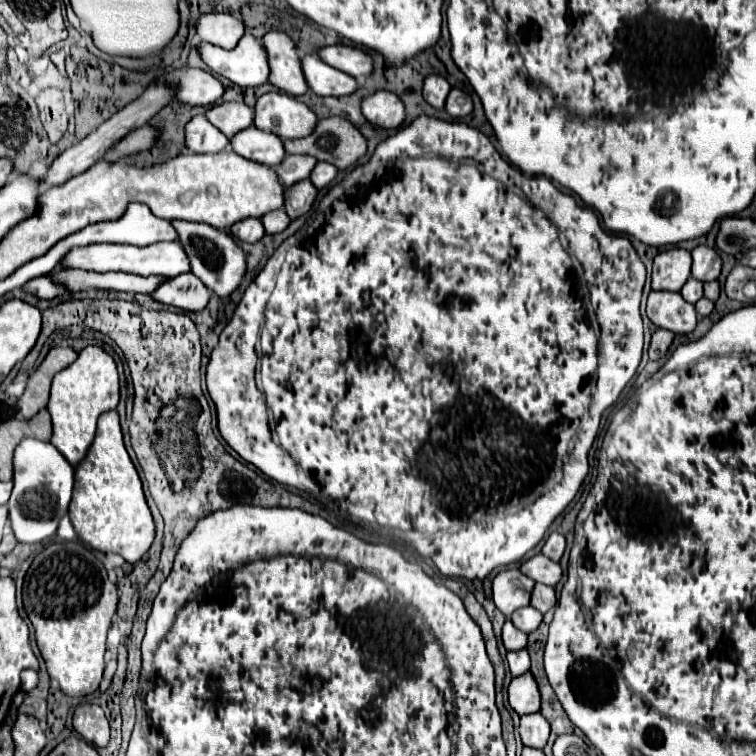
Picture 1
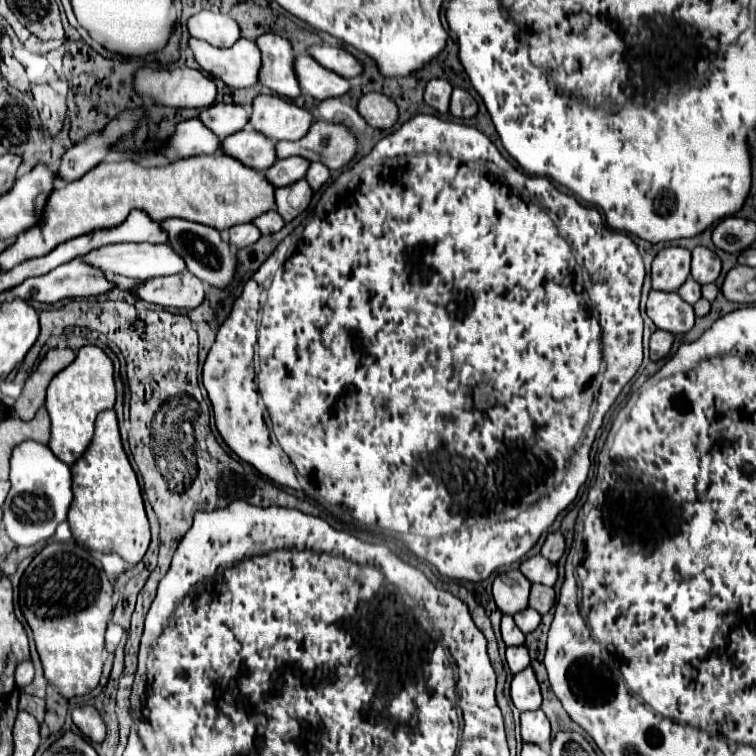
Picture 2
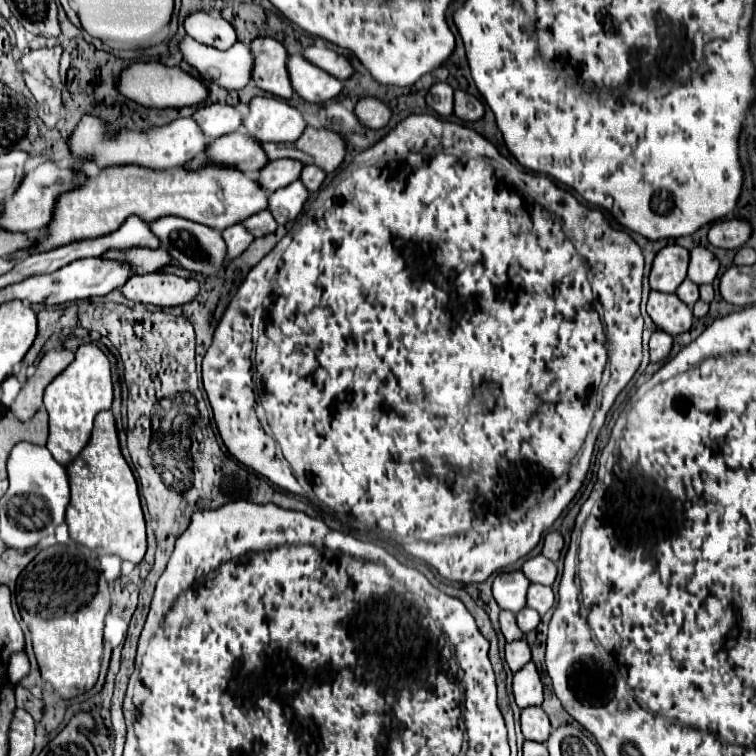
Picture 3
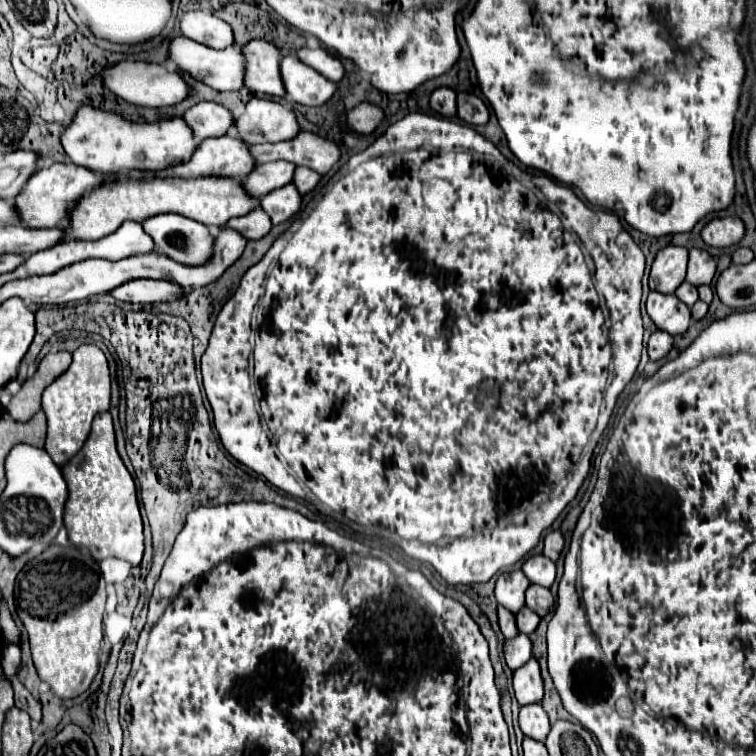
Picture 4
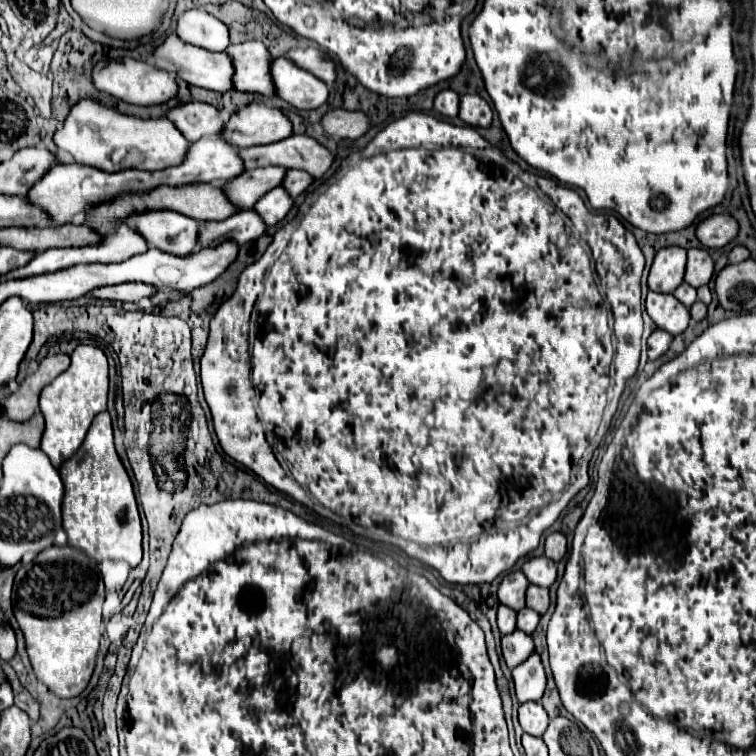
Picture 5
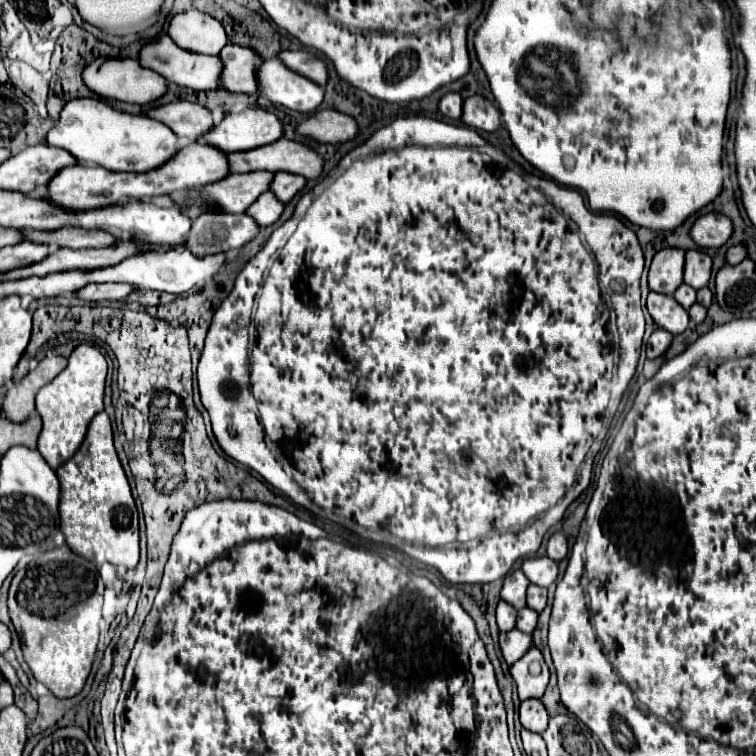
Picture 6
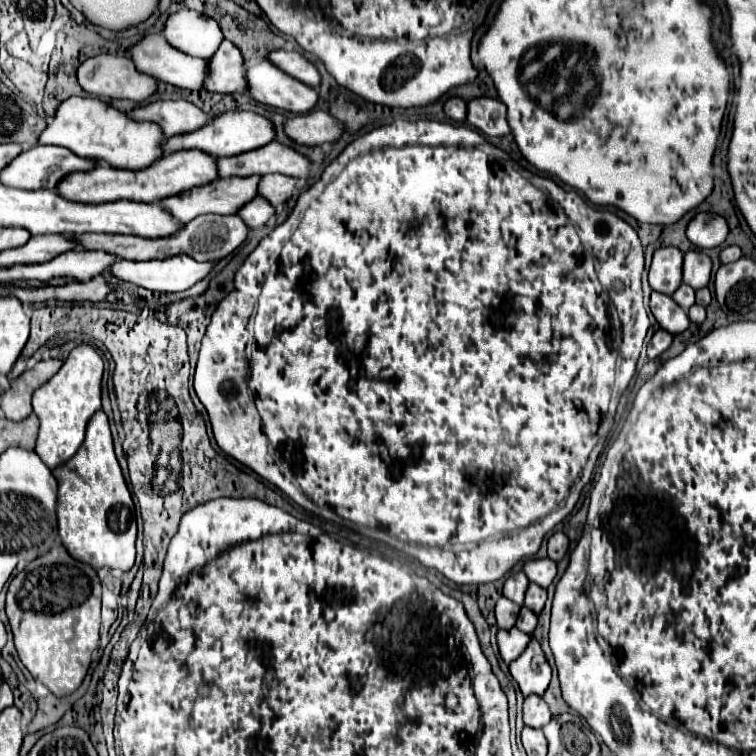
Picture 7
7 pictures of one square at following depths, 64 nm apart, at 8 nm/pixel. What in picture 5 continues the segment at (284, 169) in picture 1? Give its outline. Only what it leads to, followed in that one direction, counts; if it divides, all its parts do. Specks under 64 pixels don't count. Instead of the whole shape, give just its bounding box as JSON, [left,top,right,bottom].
[224,166,288,210]

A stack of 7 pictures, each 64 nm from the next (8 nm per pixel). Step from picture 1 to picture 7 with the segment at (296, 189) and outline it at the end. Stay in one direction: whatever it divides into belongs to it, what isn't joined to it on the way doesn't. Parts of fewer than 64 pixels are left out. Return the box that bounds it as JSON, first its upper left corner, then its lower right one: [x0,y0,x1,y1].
[238,196,276,228]

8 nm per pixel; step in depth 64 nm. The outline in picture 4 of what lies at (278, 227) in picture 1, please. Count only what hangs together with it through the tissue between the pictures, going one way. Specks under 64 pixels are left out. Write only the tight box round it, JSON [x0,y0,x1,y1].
[226,208,272,240]

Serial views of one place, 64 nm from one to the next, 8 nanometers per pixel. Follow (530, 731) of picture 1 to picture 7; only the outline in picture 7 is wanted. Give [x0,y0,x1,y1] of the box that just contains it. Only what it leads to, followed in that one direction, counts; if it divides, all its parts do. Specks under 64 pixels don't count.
[522,696,550,728]

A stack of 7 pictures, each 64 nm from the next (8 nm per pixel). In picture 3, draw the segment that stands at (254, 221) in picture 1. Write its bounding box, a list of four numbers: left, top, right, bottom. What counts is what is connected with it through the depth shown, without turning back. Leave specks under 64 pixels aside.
[222,224,254,258]

